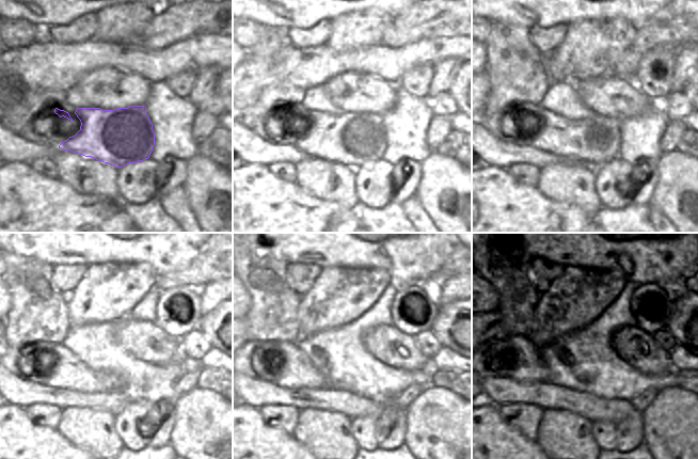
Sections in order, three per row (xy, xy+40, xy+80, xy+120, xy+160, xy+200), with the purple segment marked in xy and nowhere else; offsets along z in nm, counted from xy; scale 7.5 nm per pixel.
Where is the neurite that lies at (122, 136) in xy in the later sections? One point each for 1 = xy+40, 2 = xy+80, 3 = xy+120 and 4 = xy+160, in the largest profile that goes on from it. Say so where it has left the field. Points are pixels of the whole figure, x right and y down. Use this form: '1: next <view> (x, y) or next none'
1: next xy+40 (352, 139)
2: next xy+80 (595, 141)
3: next xy+120 (68, 372)
4: next xy+160 (302, 374)

